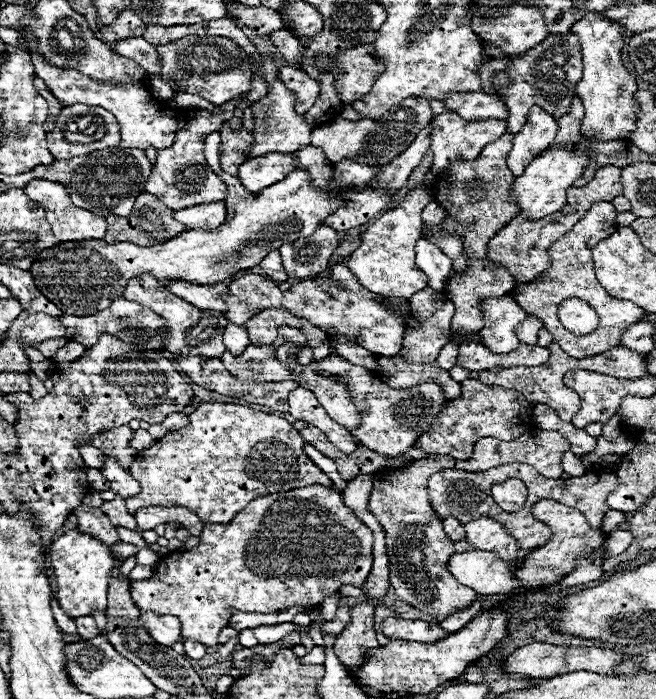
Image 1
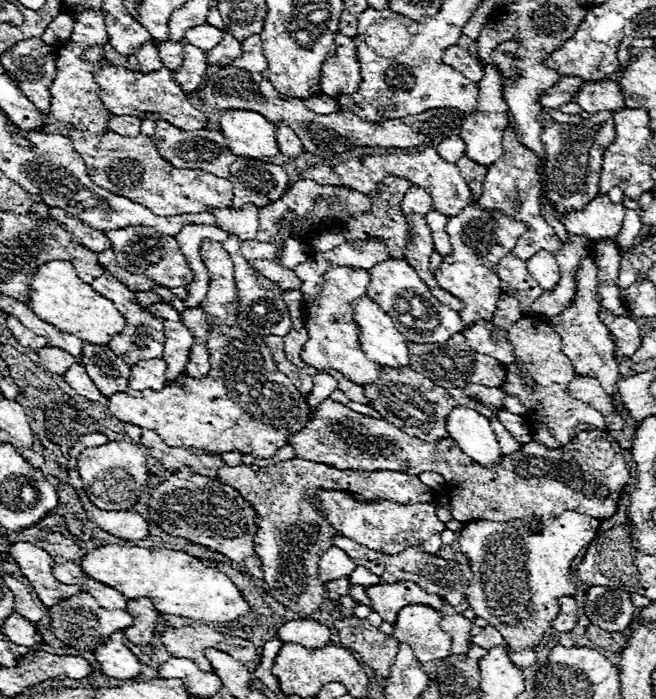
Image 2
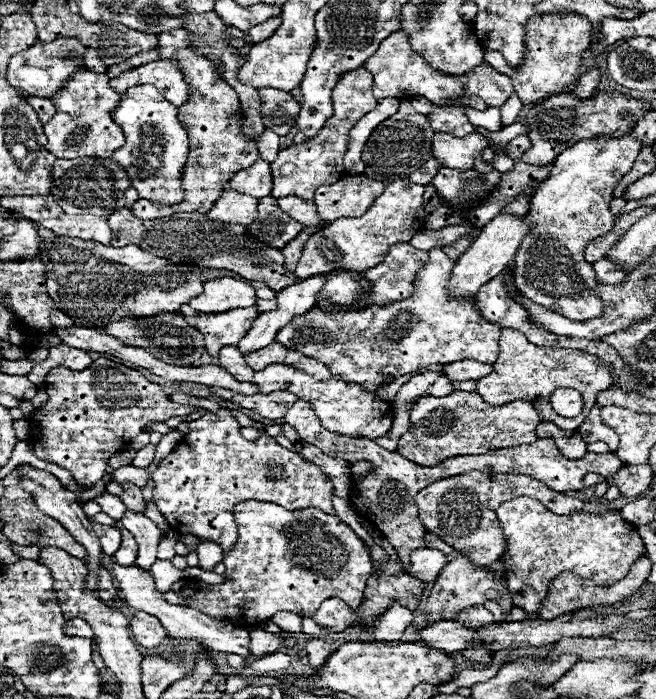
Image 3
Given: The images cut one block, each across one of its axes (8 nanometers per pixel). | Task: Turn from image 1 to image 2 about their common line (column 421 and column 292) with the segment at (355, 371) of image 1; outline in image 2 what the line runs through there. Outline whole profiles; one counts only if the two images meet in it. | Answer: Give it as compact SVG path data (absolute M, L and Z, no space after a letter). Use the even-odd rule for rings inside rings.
M206 238L200 256L210 272L210 290L200 304L212 324L208 336L210 374L204 378L176 378L184 386L112 394L108 398L108 410L122 422L154 430L168 446L206 448L210 452L240 450L254 458L272 458L278 448L288 446L288 434L296 434L308 422L310 406L288 376L276 368L264 340L244 334L236 326L238 294L234 264L228 252L220 242Z

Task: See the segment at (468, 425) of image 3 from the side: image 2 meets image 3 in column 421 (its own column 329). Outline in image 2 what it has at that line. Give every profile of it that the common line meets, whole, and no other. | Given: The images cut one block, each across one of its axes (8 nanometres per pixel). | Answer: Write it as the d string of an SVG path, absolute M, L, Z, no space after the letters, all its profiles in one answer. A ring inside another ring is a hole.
M326 398L312 414L306 426L288 438L288 444L294 448L298 458L322 462L340 470L400 470L406 474L418 475L426 470L442 474L448 486L448 498L452 502L452 518L466 524L476 520L492 520L492 522L512 522L512 520L524 520L530 530L538 530L538 520L552 522L552 518L558 518L564 510L580 510L580 514L594 516L598 520L608 520L618 510L618 500L624 490L624 486L630 480L628 464L622 456L620 444L604 430L580 424L572 432L572 440L568 446L560 450L550 450L538 442L524 444L516 454L504 456L498 466L484 468L472 462L458 444L452 438L436 440L436 442L424 442L420 438L412 438L398 430L388 420L376 420L358 412L352 412L344 404L338 404L330 398Z

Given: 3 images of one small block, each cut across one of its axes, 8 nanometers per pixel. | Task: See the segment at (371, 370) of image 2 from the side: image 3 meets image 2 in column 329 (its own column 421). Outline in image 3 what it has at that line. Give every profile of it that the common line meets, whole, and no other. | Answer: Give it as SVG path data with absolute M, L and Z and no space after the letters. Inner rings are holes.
M440 248L430 250L428 254L430 254L428 264L416 274L416 292L412 294L412 298L392 302L388 306L368 306L360 312L340 312L340 314L326 314L314 306L308 314L296 316L288 326L284 326L276 334L276 342L290 346L304 356L324 362L334 376L342 376L348 382L358 382L370 392L374 392L376 388L380 388L380 384L384 384L384 374L398 378L402 374L428 368L430 364L446 366L452 362L460 362L464 358L494 364L500 354L498 348L500 326L486 322L480 316L475 296L468 299L448 298L448 282L454 260L450 260Z

